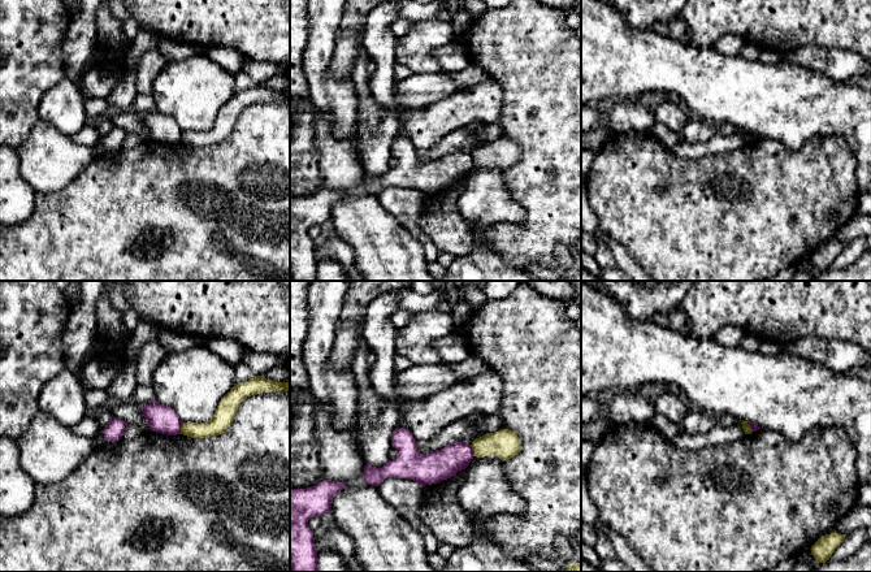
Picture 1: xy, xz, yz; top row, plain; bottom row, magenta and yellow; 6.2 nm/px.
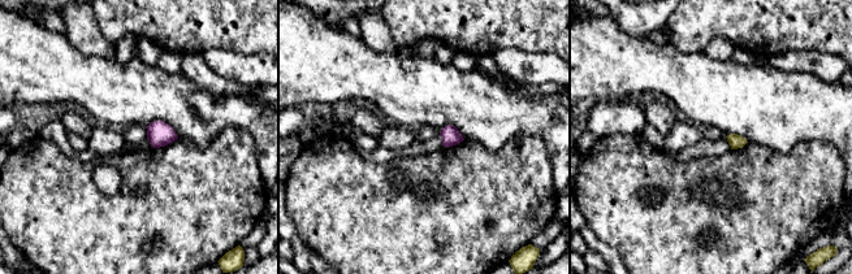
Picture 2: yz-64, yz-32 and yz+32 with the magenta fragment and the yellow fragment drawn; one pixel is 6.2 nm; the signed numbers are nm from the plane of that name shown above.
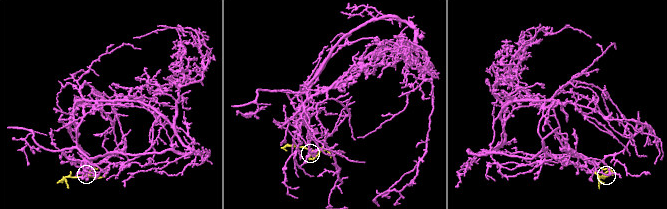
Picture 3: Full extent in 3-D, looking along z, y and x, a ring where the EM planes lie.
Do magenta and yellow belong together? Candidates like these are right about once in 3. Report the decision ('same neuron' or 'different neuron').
different neuron

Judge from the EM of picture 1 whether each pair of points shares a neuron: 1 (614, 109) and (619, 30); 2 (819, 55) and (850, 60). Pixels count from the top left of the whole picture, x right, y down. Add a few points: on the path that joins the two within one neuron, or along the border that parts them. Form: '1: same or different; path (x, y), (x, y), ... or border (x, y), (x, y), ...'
1: different; border (619, 99), (611, 99), (605, 103)
2: same; path (827, 60), (843, 60)

